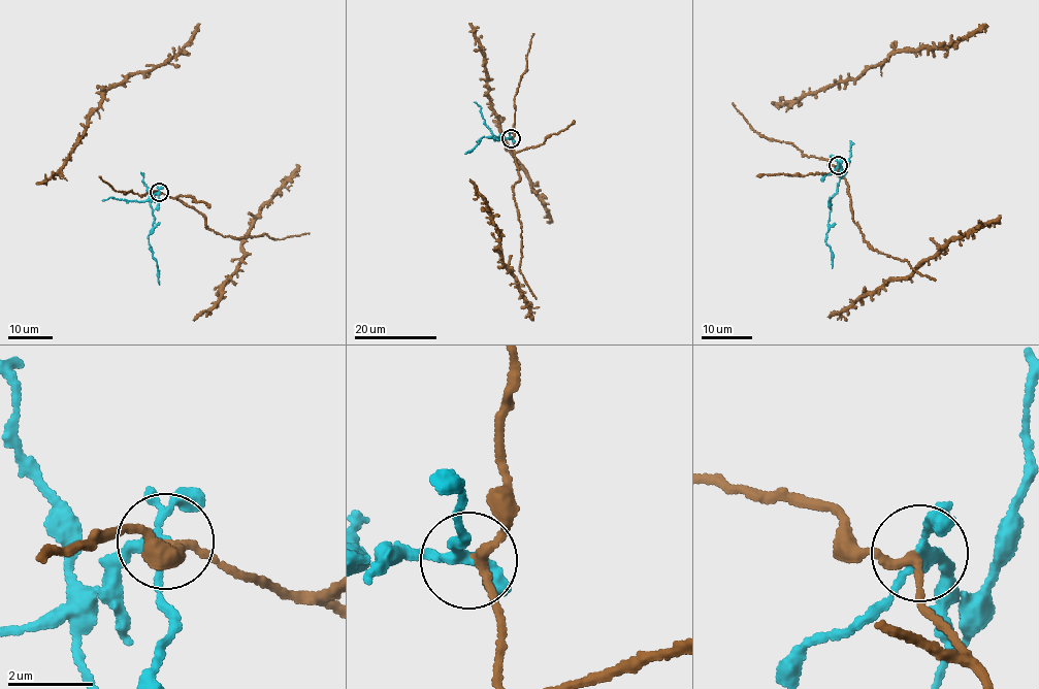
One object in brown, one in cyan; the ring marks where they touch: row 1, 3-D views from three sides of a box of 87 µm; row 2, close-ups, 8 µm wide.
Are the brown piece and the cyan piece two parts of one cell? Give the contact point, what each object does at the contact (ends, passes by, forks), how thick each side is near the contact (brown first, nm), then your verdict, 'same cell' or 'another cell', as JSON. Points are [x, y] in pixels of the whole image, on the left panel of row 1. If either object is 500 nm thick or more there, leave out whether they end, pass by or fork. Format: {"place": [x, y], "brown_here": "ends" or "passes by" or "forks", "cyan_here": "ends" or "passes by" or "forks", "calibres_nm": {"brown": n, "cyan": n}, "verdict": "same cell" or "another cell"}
{"place": [159, 192], "brown_here": "passes by", "cyan_here": "forks", "calibres_nm": {"brown": 170, "cyan": 200}, "verdict": "another cell"}

